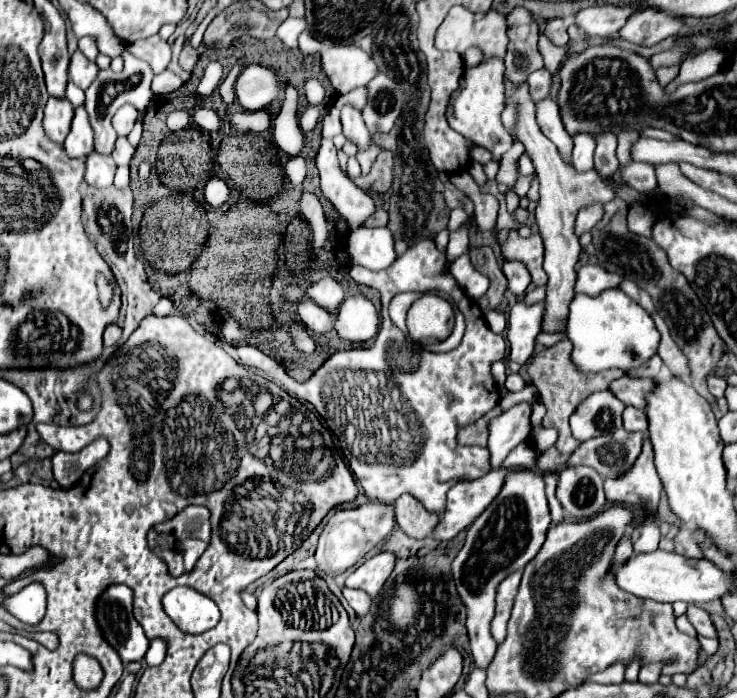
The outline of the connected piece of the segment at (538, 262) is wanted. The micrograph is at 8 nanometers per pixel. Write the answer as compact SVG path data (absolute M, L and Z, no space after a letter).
M510 231L504 243L504 261L520 261L526 265L530 279L536 287L546 283L546 273L542 269L542 237L538 233L530 235L528 239L522 239L516 231Z

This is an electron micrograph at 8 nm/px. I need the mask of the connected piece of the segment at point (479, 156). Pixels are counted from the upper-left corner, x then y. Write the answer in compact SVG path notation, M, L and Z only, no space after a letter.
M474 146L470 149L470 157L472 161L479 162L482 165L493 160L492 154L480 146Z

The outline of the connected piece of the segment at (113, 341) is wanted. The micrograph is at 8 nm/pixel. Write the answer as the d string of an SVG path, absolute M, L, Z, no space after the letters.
M110 324L103 333L103 344L105 347L117 345L121 337L121 327L116 324Z

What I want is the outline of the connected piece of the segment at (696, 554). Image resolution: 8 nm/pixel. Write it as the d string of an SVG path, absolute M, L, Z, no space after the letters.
M680 527L680 531L674 537L674 551L684 555L684 557L692 557L692 559L702 559L702 553L698 549L698 543L694 539L694 533L686 527Z

